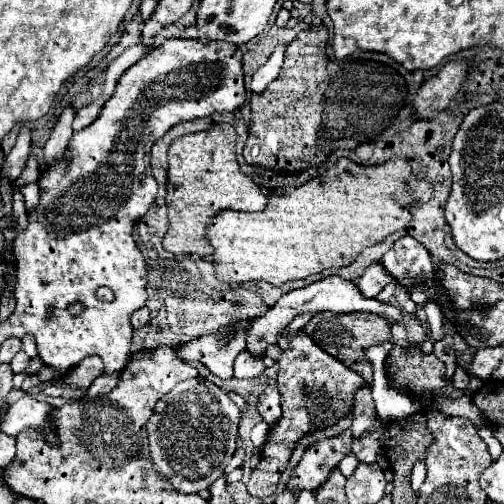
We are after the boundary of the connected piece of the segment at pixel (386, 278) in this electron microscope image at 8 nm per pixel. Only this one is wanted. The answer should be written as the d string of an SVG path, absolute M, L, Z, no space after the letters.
M378 261L378 263L372 263L366 271L364 271L364 275L358 279L358 287L360 287L360 291L362 291L362 295L364 297L376 297L378 295L378 291L382 289L382 287L386 287L388 283L392 283L394 279L392 279L392 275L388 275L388 271L382 267L382 263Z

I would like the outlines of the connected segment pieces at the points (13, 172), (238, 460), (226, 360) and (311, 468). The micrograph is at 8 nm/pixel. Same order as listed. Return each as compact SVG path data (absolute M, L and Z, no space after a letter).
M22 127L20 133L18 133L14 149L10 151L10 155L6 157L6 161L2 165L2 175L10 183L14 183L20 177L20 173L22 173L26 161L28 161L28 155L30 155L30 129Z
M238 447L238 449L236 449L236 453L232 455L228 465L226 465L224 468L224 474L228 474L236 468L239 468L240 465L244 463L244 457L246 457L246 451L244 451L244 447Z
M240 325L238 329L202 335L184 347L178 347L178 355L186 361L204 363L220 379L232 379L234 359L246 349L248 327L250 325Z
M346 429L342 435L326 437L312 443L296 469L290 475L288 487L294 491L302 491L304 487L320 487L330 475L332 467L336 467L352 447L352 431Z

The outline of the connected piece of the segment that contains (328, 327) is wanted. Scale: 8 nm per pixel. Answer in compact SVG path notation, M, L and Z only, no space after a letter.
M316 313L316 317L304 327L304 333L308 337L312 337L312 341L316 341L316 345L322 347L326 353L340 359L352 371L360 373L366 379L366 383L370 385L372 383L372 367L366 359L366 349L370 345L386 343L390 337L390 325L382 317L368 315L368 313L344 313L344 315Z

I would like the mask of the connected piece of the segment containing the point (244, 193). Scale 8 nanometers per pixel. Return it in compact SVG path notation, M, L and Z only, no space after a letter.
M220 123L210 127L208 131L184 135L176 141L172 141L168 149L168 183L166 183L166 207L168 207L168 231L164 235L164 249L172 255L200 255L208 257L212 255L212 245L204 237L204 227L208 225L208 219L216 215L222 209L236 209L236 211L262 211L266 207L266 195L260 185L256 185L246 173L240 171L240 165L234 155L236 145L236 131L228 123Z

